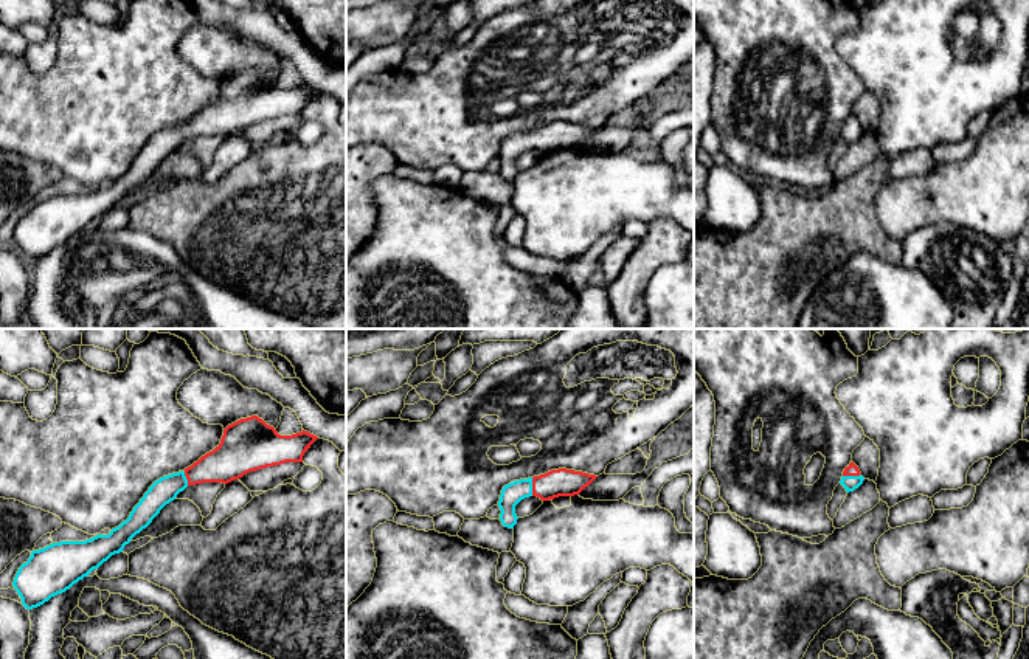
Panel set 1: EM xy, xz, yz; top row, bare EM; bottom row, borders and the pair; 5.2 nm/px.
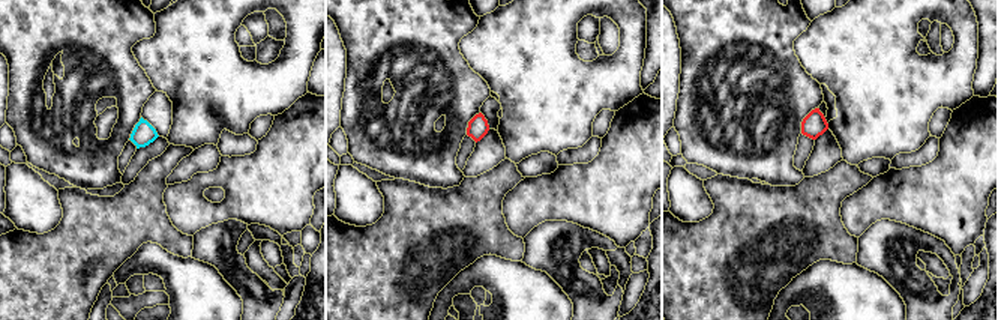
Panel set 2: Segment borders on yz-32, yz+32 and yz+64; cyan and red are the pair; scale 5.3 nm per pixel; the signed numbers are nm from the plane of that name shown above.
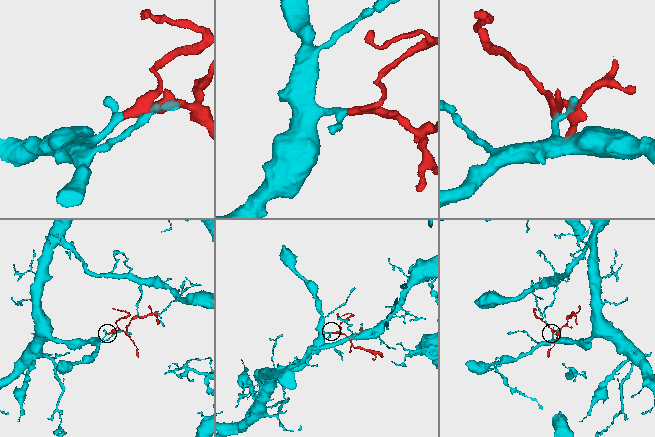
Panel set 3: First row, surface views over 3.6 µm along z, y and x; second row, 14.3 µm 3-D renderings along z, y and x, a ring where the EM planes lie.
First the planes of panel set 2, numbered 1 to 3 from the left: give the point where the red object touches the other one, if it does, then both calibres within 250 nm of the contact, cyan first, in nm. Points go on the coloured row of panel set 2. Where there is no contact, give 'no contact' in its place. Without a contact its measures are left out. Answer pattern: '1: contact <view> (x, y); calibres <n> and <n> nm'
1: no contact
2: no contact
3: no contact

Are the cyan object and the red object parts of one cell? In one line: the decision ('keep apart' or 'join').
join

